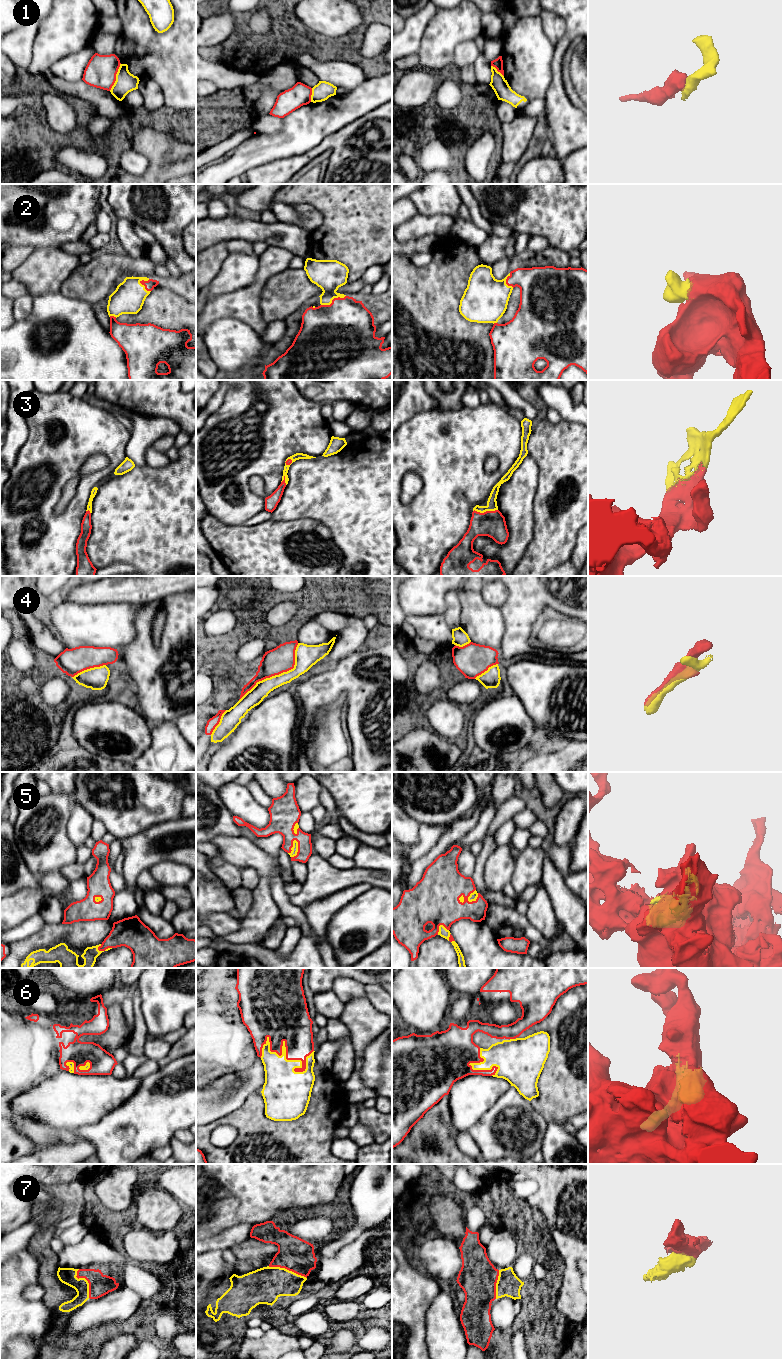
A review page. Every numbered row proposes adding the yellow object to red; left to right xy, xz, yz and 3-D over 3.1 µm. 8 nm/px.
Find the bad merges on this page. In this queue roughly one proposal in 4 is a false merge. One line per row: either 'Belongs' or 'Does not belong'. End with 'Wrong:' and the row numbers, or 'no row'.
1: Does not belong
2: Belongs
3: Belongs
4: Does not belong
5: Belongs
6: Belongs
7: Belongs
Wrong: 1, 4

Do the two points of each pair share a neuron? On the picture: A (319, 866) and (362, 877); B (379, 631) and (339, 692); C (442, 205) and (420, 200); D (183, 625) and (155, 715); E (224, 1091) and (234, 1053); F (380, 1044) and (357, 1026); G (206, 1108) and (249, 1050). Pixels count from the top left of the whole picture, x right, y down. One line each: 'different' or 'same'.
A: same
B: different
C: same
D: same
E: different
F: different
G: different

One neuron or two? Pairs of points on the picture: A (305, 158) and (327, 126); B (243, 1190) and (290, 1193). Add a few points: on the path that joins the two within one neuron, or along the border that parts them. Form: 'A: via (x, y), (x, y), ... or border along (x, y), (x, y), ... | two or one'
A: border along (331, 134), (312, 148), (290, 157) | two
B: via (255, 1190), (278, 1190) | one

